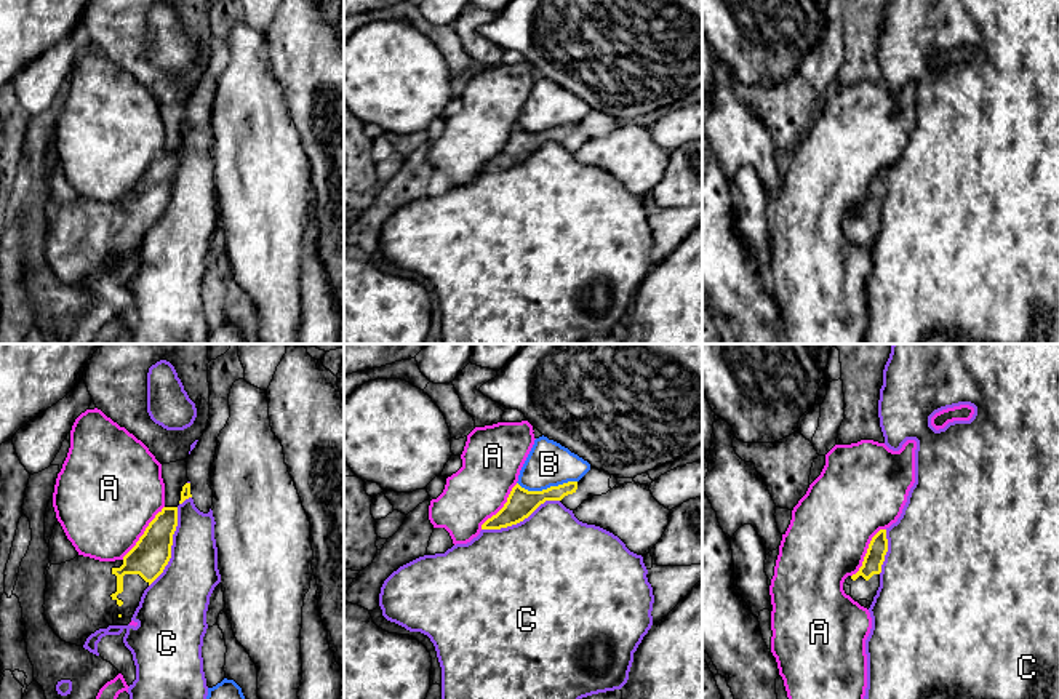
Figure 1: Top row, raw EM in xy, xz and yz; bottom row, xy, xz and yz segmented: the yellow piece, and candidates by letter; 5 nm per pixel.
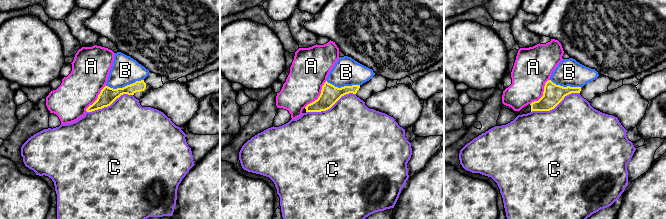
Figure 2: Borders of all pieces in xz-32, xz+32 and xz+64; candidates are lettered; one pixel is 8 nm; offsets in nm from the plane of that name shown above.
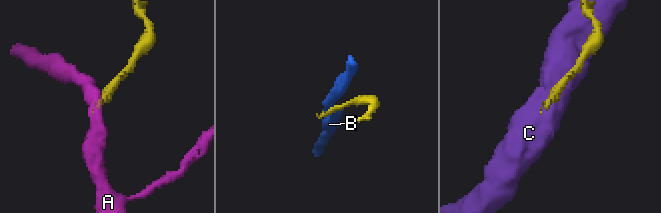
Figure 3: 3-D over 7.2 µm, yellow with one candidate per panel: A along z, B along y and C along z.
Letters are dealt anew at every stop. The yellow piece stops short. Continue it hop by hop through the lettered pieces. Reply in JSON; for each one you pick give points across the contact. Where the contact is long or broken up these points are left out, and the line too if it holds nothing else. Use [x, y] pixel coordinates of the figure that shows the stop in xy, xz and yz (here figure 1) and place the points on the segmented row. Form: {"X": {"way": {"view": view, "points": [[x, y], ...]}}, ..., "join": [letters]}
{"join": []}

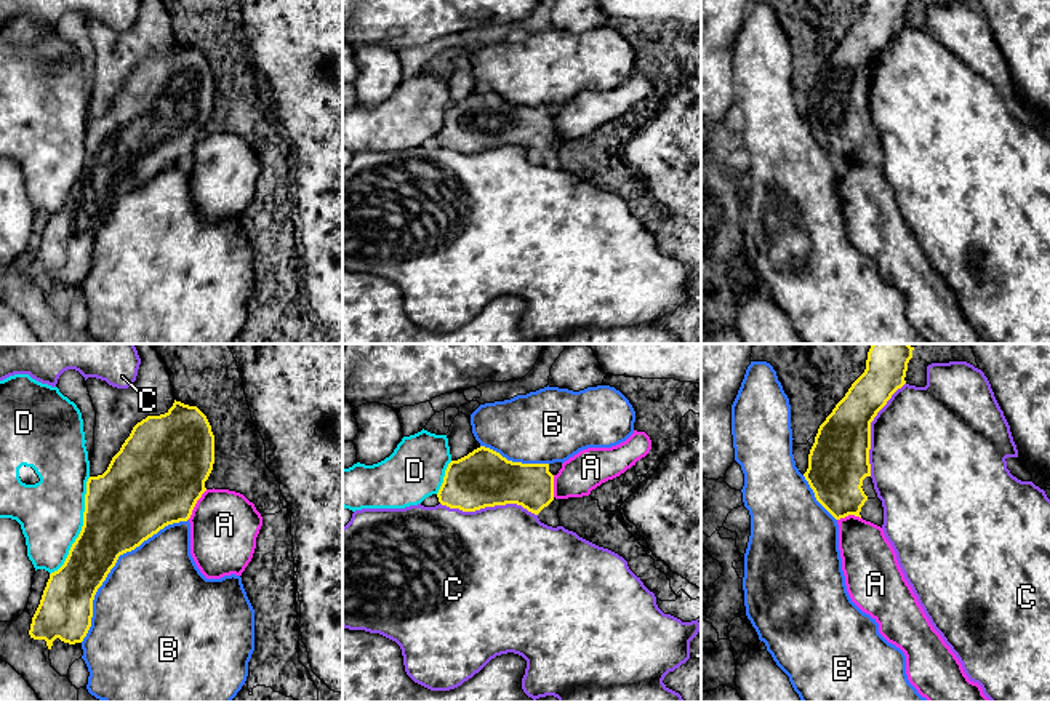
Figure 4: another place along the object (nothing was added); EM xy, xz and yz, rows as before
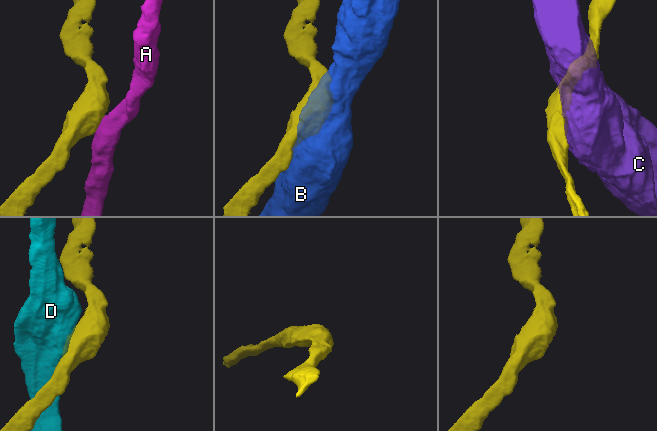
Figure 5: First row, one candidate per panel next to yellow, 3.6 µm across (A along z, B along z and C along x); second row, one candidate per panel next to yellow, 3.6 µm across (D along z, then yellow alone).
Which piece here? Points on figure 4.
{"join": []}

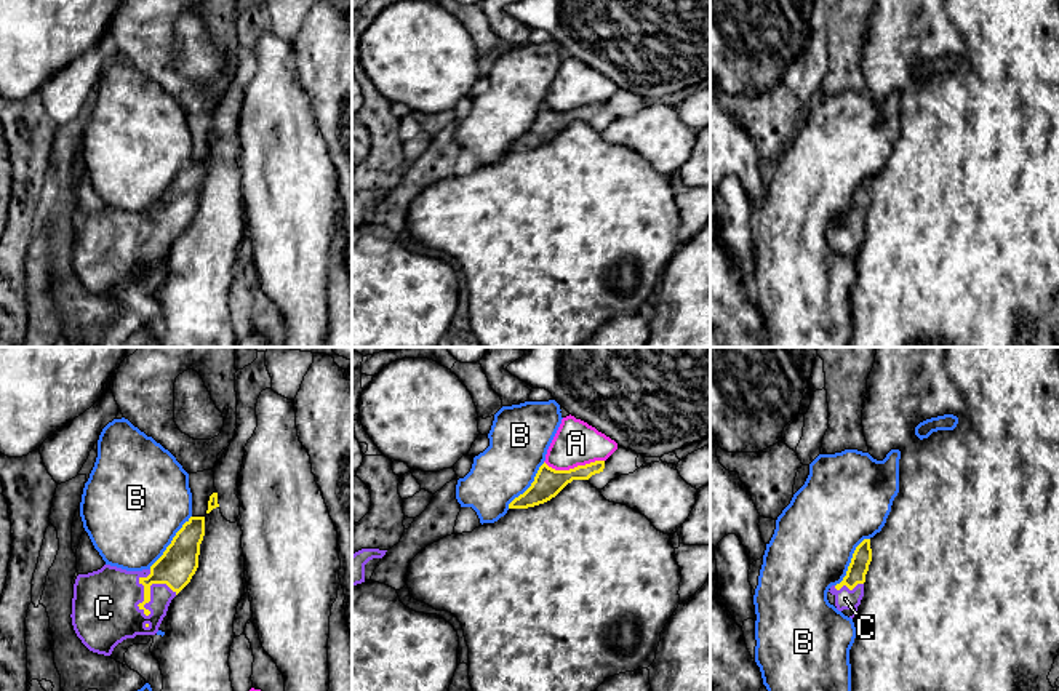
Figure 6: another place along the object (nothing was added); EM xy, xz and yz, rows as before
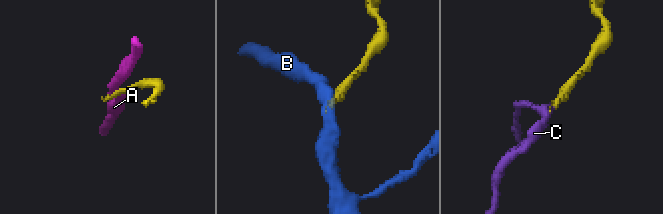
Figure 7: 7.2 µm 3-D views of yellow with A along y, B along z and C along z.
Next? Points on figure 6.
{"C": {"way": {"view": "xy", "points": [[179, 562], [157, 584], [149, 587], [141, 608], [104, 608]]}}, "join": ["C"]}

